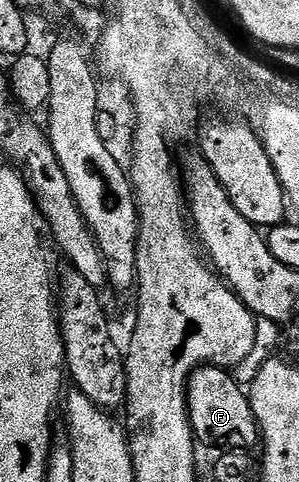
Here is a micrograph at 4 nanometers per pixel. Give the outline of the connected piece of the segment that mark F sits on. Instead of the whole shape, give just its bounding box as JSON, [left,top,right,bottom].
[185,366,260,450]

